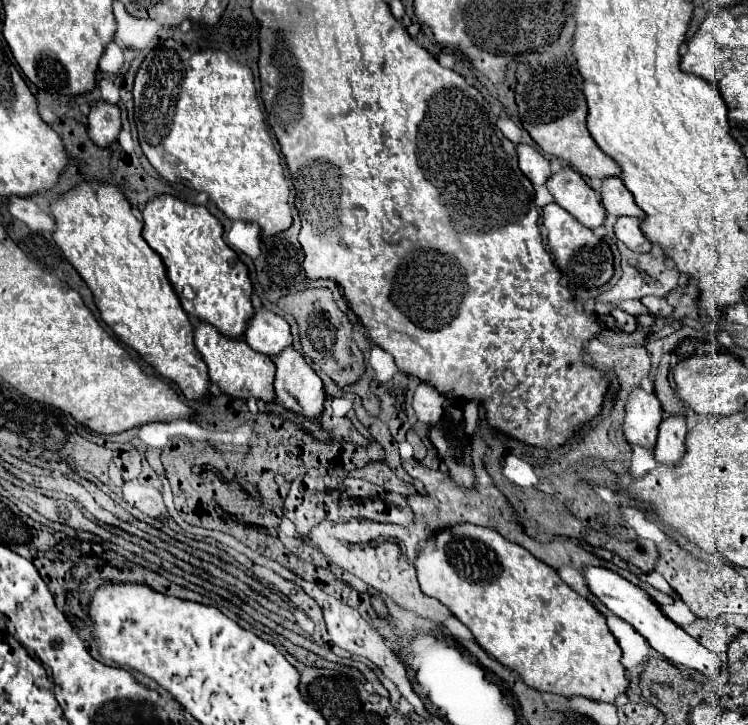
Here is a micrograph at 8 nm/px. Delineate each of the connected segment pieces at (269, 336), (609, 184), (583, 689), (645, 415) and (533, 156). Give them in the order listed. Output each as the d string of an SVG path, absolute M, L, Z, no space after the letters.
M261 308L249 320L249 328L245 332L245 342L255 352L261 352L261 354L267 354L273 358L273 356L281 354L287 346L291 346L289 324L281 316L275 316L273 312Z
M617 176L603 178L603 184L601 184L601 202L603 202L603 206L605 206L605 210L609 214L643 218L643 210L635 204L633 194L625 188L621 178L617 178Z
M457 524L455 528L449 528L449 530L443 530L435 536L435 546L433 548L427 548L425 554L421 558L417 558L415 566L417 566L417 578L419 578L419 584L421 584L421 592L431 596L431 598L437 598L441 604L445 604L451 614L455 618L459 618L475 636L475 640L481 644L481 648L495 660L499 660L505 668L509 670L515 670L519 672L521 680L527 682L527 686L539 690L539 692L551 692L551 694L557 694L557 696L565 696L565 698L571 698L571 696L583 696L583 698L589 698L589 700L597 700L597 702L611 702L615 704L617 696L619 694L625 694L627 686L629 686L629 680L625 678L625 668L621 664L621 648L615 640L615 636L611 634L607 622L605 622L605 616L583 596L579 596L573 588L569 588L561 578L559 574L547 566L545 562L537 560L531 552L527 552L523 546L519 544L513 544L509 540L505 540L501 534L497 534L495 530L491 528L483 528L483 526L475 526L475 524Z
M635 388L627 402L627 414L623 424L623 436L631 446L653 450L657 442L657 430L663 420L663 410L655 394L647 394Z
M519 144L517 146L517 156L519 156L521 172L533 182L533 186L541 186L549 180L549 176L551 176L549 160L545 156L541 156L533 146Z

